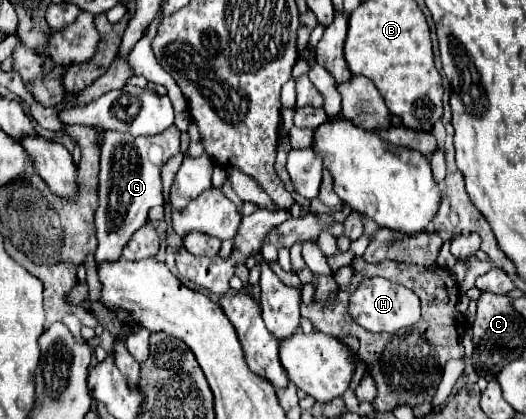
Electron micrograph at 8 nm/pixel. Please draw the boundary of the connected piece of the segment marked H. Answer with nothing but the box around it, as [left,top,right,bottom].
[348,277,420,333]

